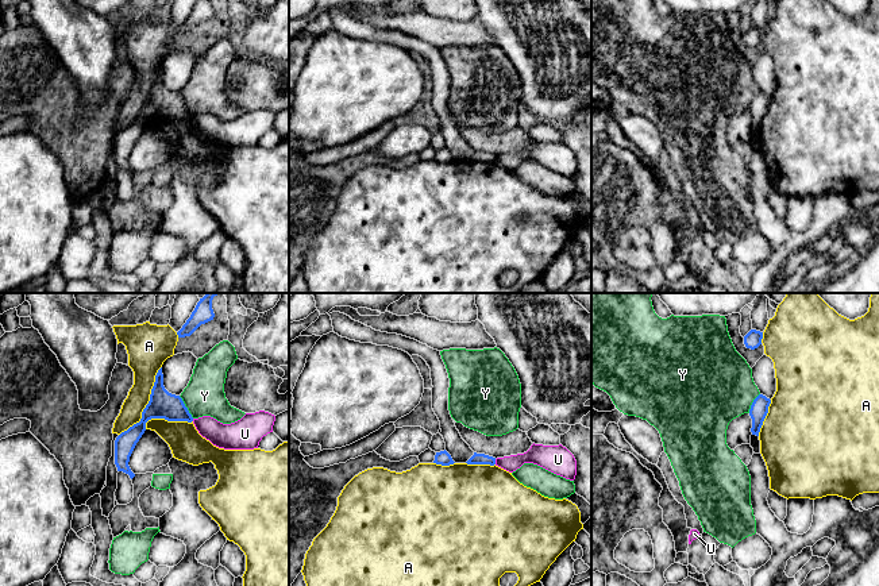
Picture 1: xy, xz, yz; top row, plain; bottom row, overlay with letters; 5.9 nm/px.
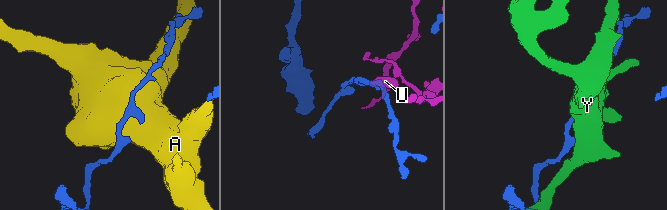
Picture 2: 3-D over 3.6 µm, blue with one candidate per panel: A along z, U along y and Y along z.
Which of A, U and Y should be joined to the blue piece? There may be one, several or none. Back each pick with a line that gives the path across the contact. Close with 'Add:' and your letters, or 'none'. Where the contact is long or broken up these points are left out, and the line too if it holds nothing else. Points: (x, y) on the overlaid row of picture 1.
Add: none

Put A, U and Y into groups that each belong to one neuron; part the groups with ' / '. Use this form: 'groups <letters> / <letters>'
groups A / U / Y

